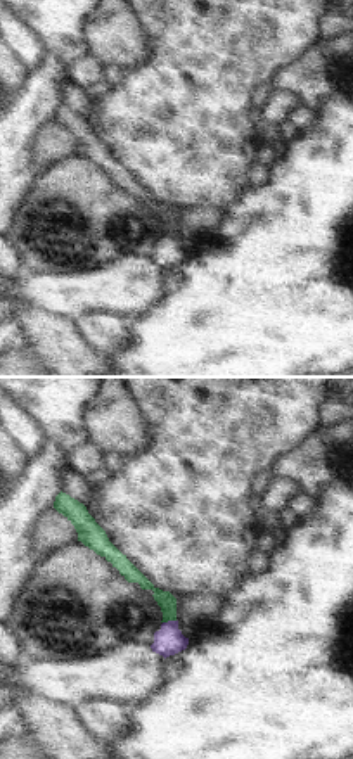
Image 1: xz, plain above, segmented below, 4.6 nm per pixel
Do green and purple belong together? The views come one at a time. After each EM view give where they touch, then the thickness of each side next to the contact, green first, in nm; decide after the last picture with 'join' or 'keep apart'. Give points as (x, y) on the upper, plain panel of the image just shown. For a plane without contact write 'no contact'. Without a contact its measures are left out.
(168, 232) | 80/140 nm

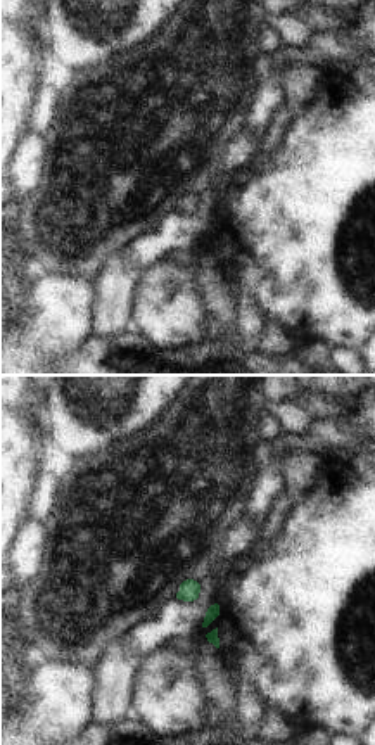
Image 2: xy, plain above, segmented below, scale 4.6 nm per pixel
no contact

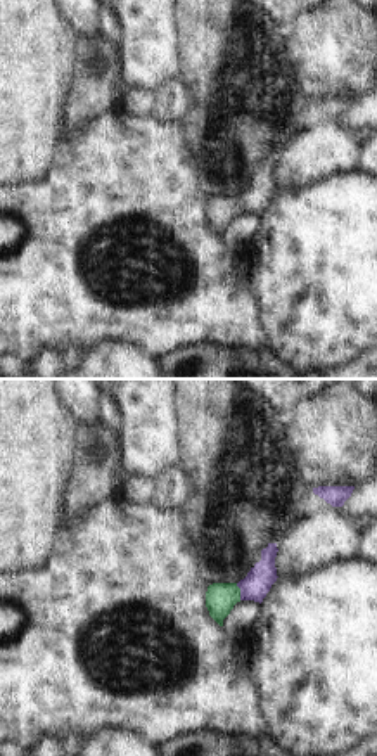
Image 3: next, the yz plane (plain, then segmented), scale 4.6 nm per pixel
(239, 205) | 140/130 nm

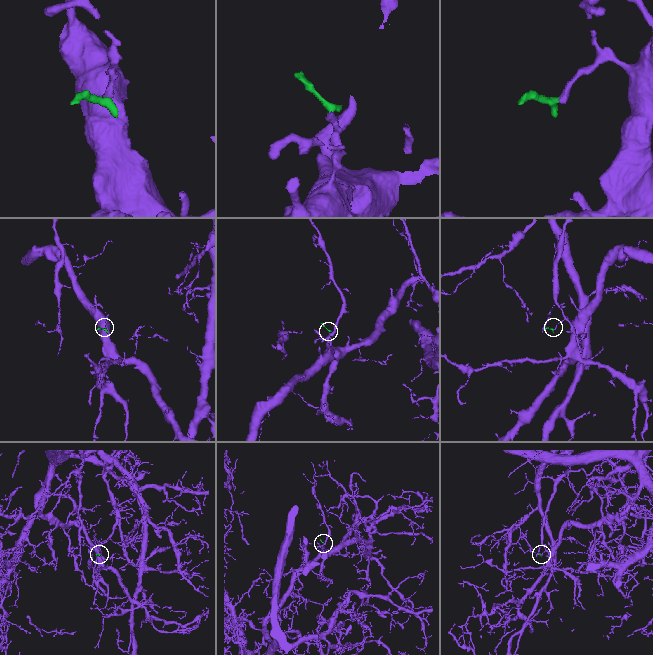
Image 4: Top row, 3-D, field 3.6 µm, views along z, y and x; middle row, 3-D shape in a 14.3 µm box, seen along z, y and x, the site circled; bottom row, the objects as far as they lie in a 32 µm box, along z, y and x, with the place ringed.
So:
join

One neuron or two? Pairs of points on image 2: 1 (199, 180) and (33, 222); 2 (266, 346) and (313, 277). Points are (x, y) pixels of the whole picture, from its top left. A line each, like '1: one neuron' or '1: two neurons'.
1: one neuron
2: two neurons

